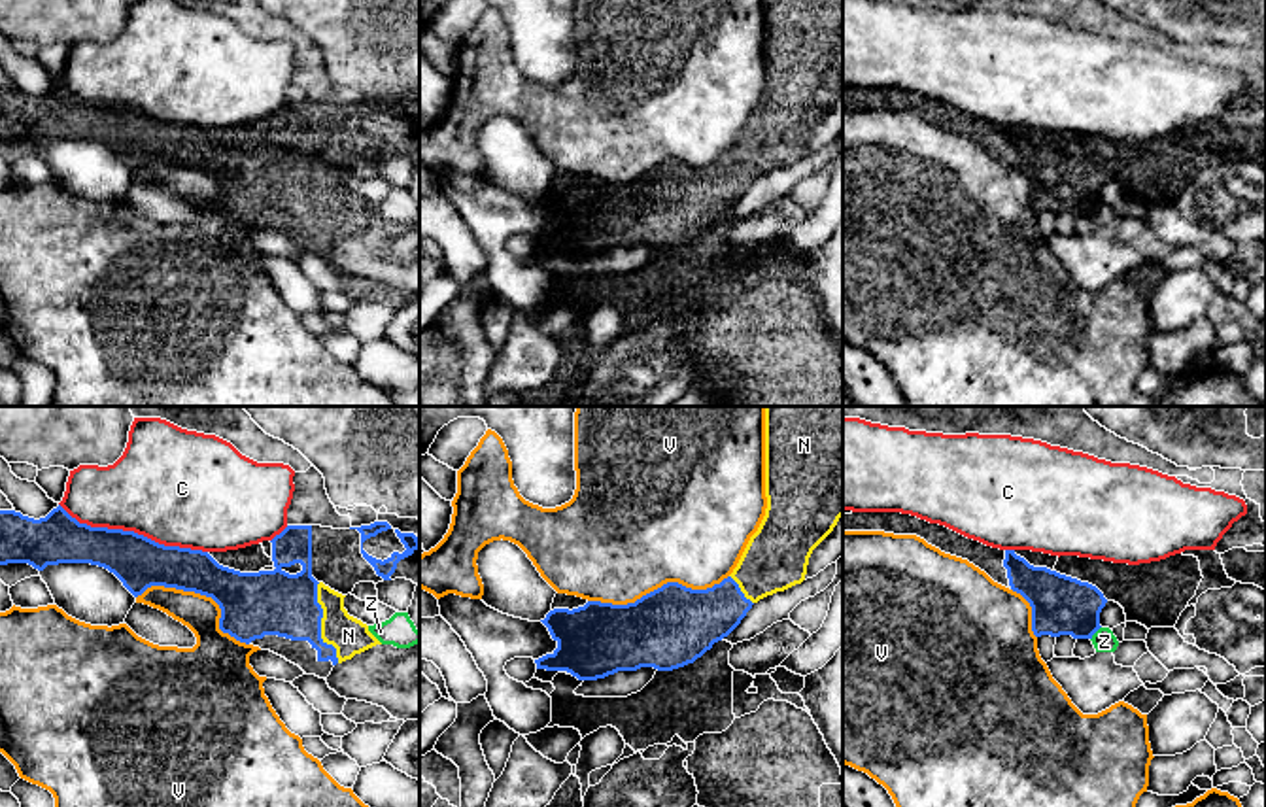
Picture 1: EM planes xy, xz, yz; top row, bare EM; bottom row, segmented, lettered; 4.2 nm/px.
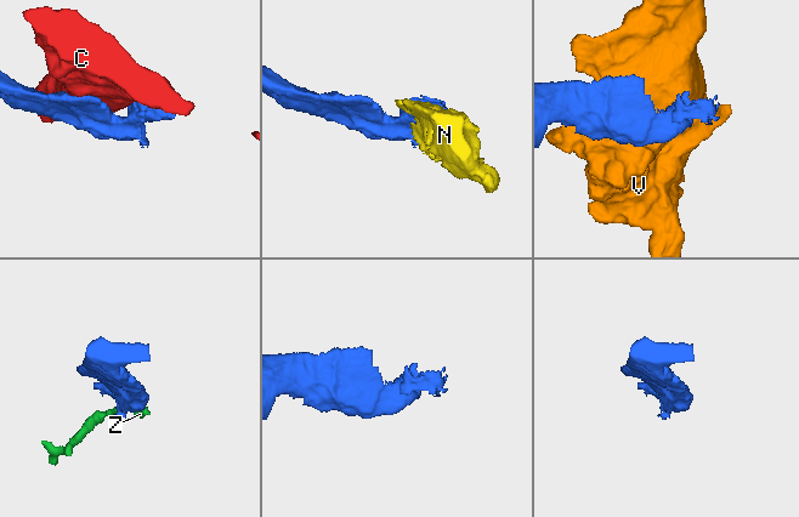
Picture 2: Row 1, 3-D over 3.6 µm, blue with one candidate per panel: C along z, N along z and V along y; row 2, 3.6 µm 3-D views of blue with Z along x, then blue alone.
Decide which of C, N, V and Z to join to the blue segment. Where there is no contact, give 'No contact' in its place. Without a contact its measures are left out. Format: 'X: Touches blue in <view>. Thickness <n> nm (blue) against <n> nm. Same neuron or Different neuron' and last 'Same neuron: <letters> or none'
C: Touches blue in xy. Thickness 220 nm (blue) against 480 nm. Different neuron
N: Touches blue in xy. Thickness 280 nm (blue) against 160 nm. Same neuron
V: Touches blue in xz. Thickness 340 nm (blue) against 500 nm. Different neuron
Z: Touches blue in yz. Thickness 260 nm (blue) against 100 nm. Different neuron
Same neuron: N

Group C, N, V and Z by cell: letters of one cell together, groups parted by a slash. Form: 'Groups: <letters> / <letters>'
Groups: C / N / V / Z

